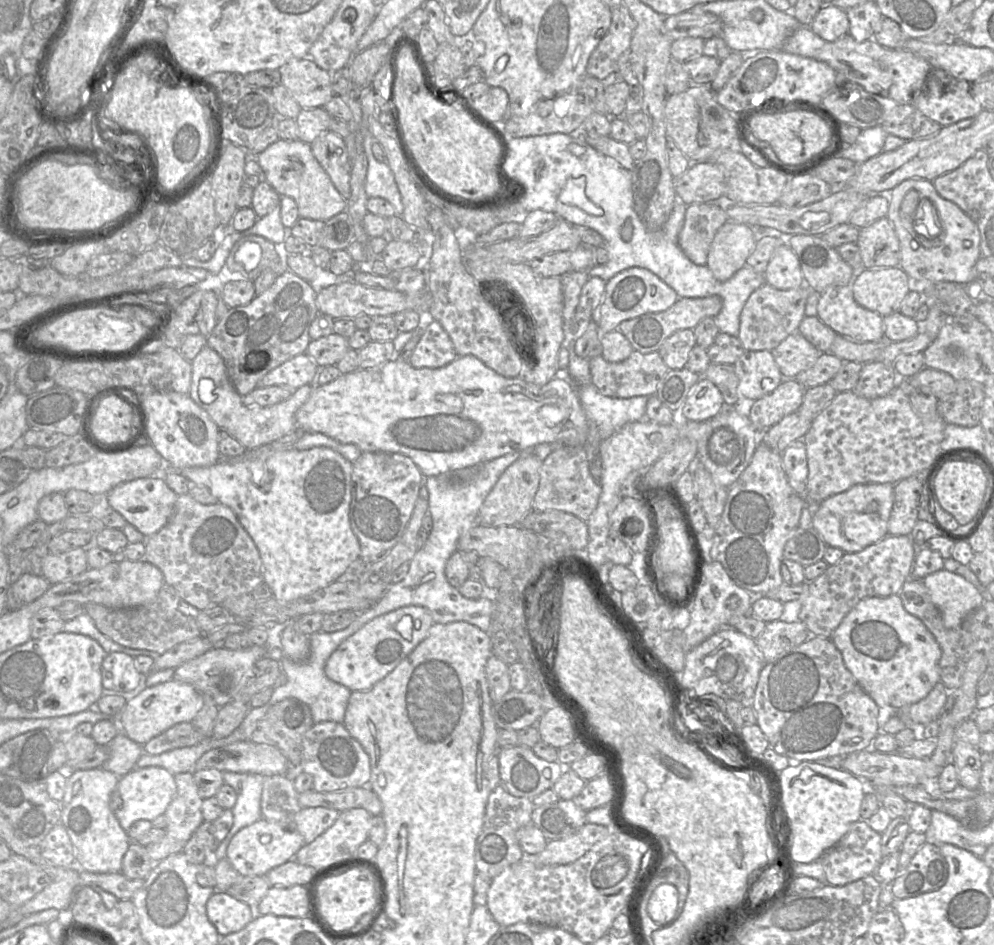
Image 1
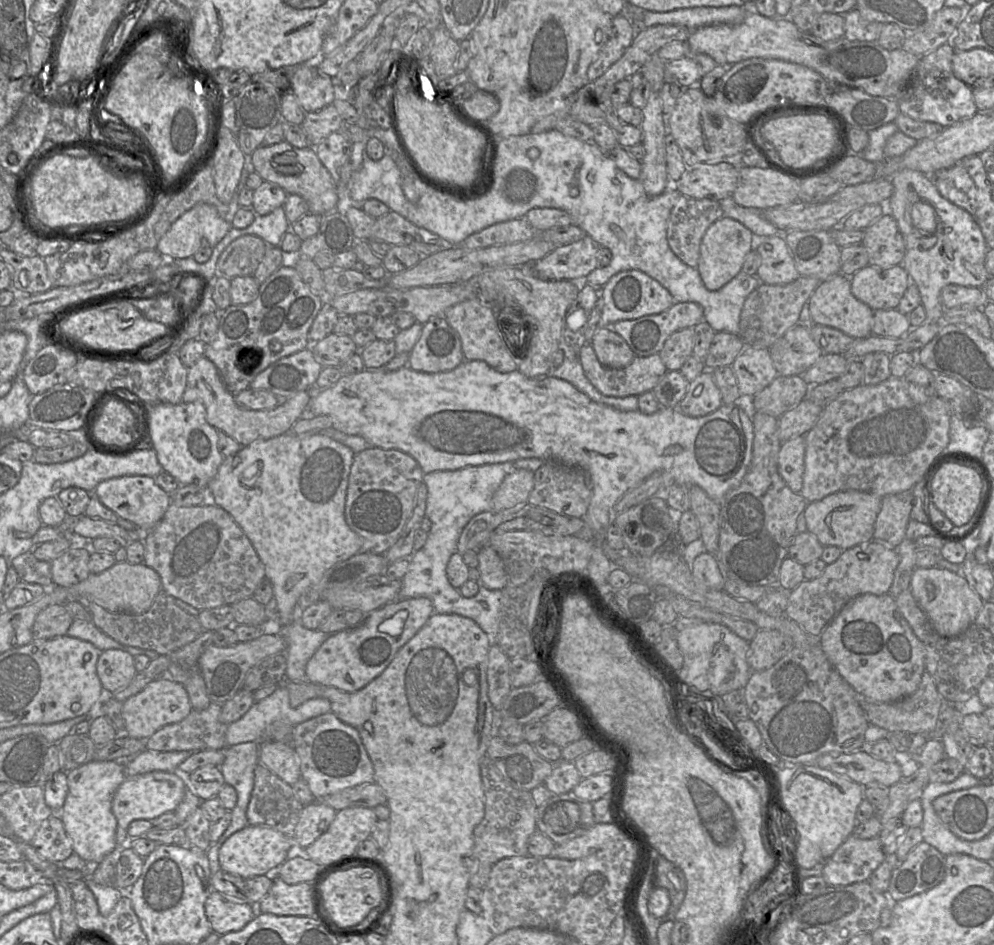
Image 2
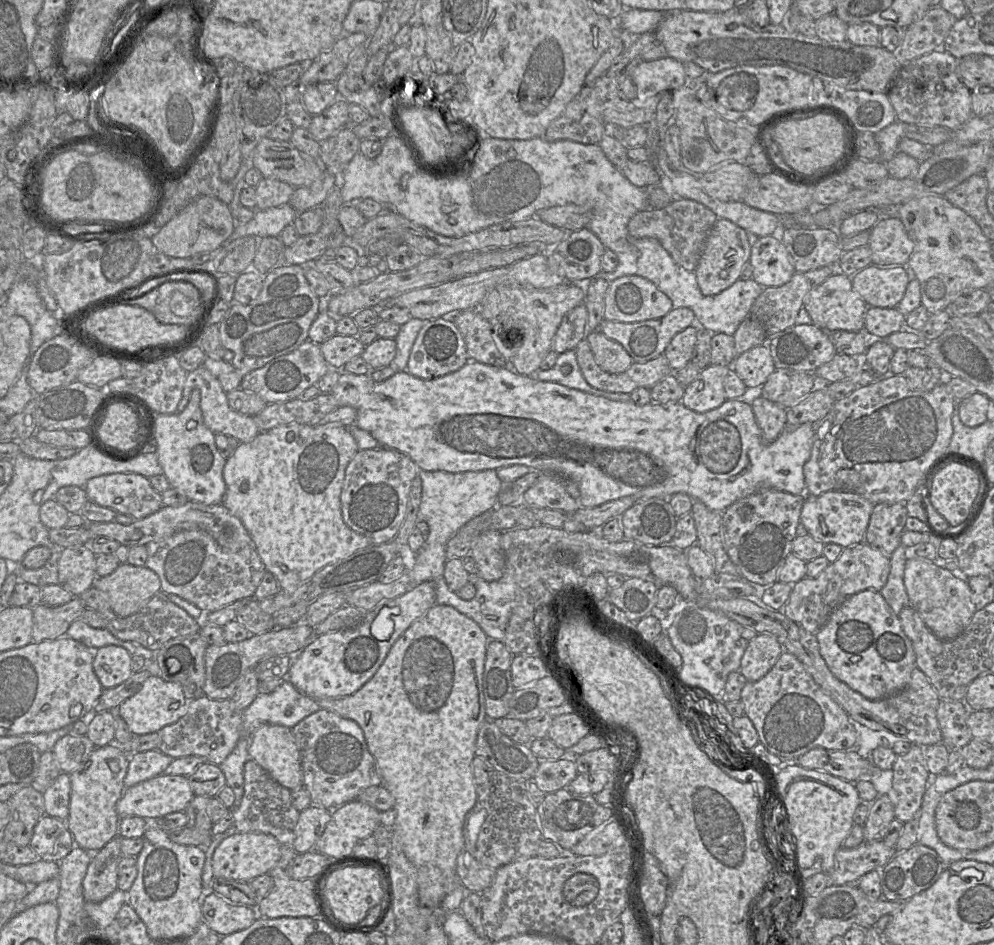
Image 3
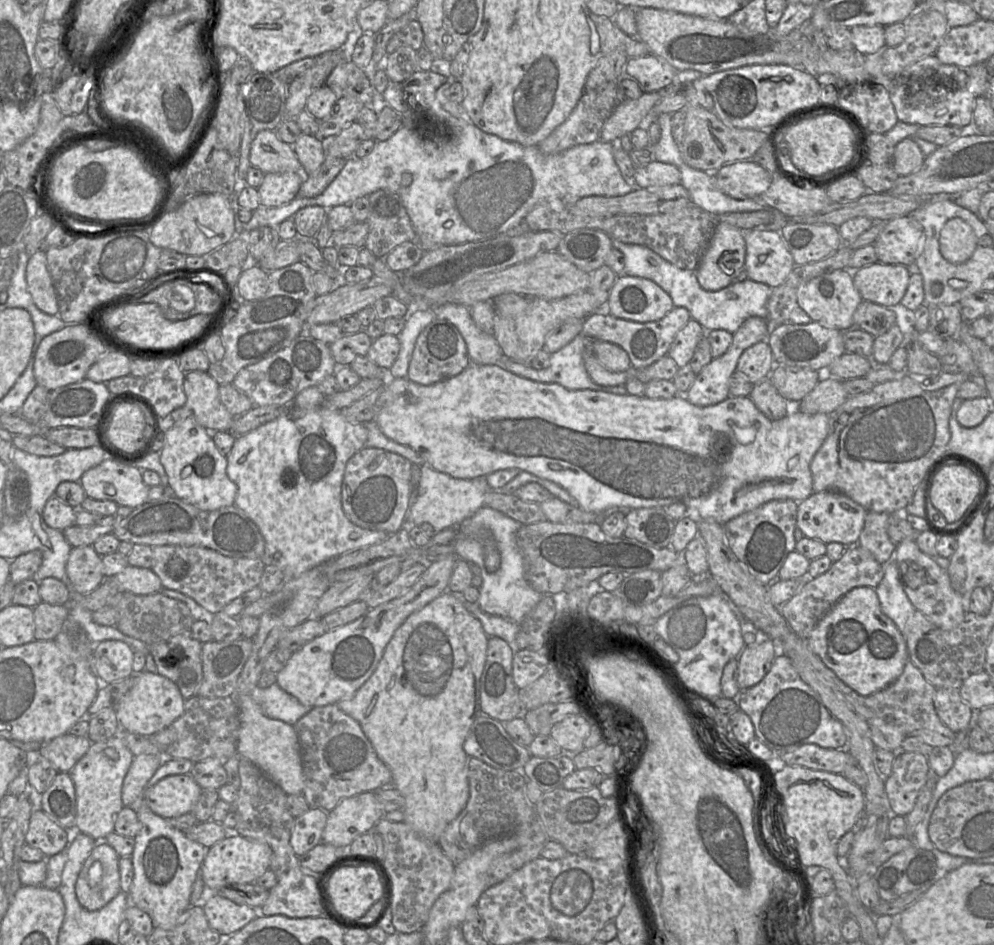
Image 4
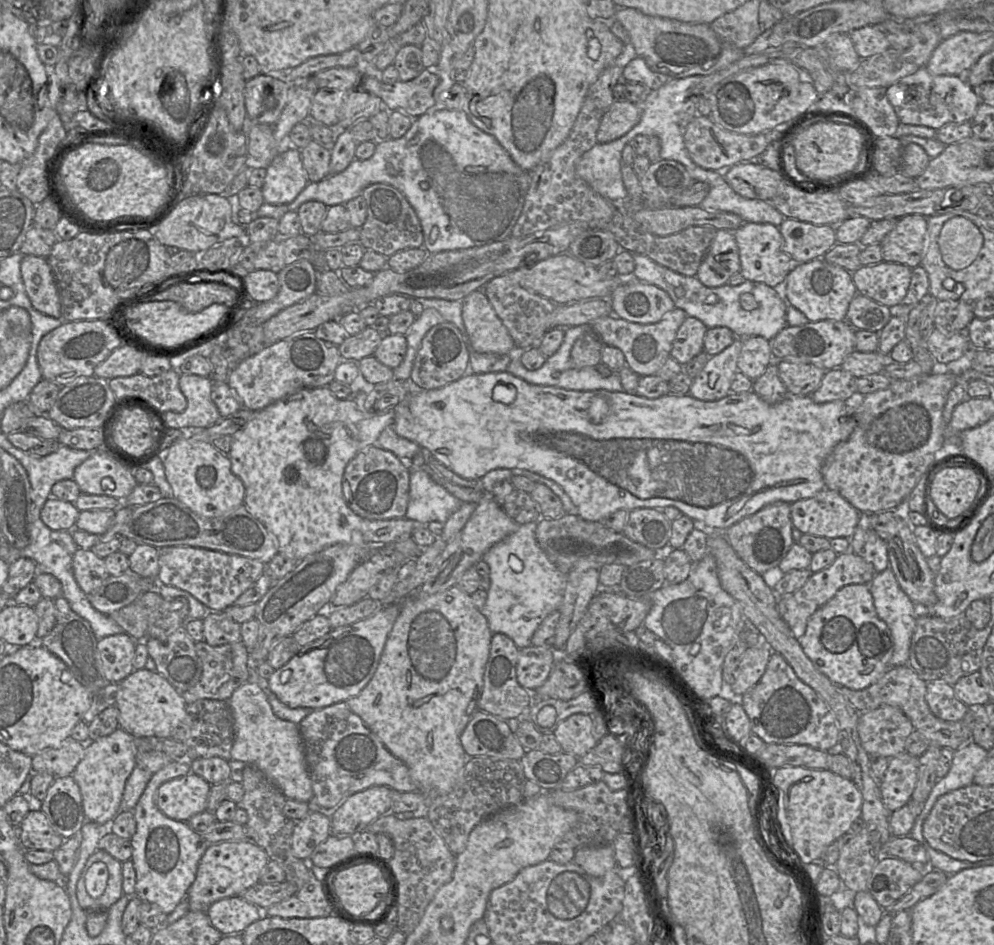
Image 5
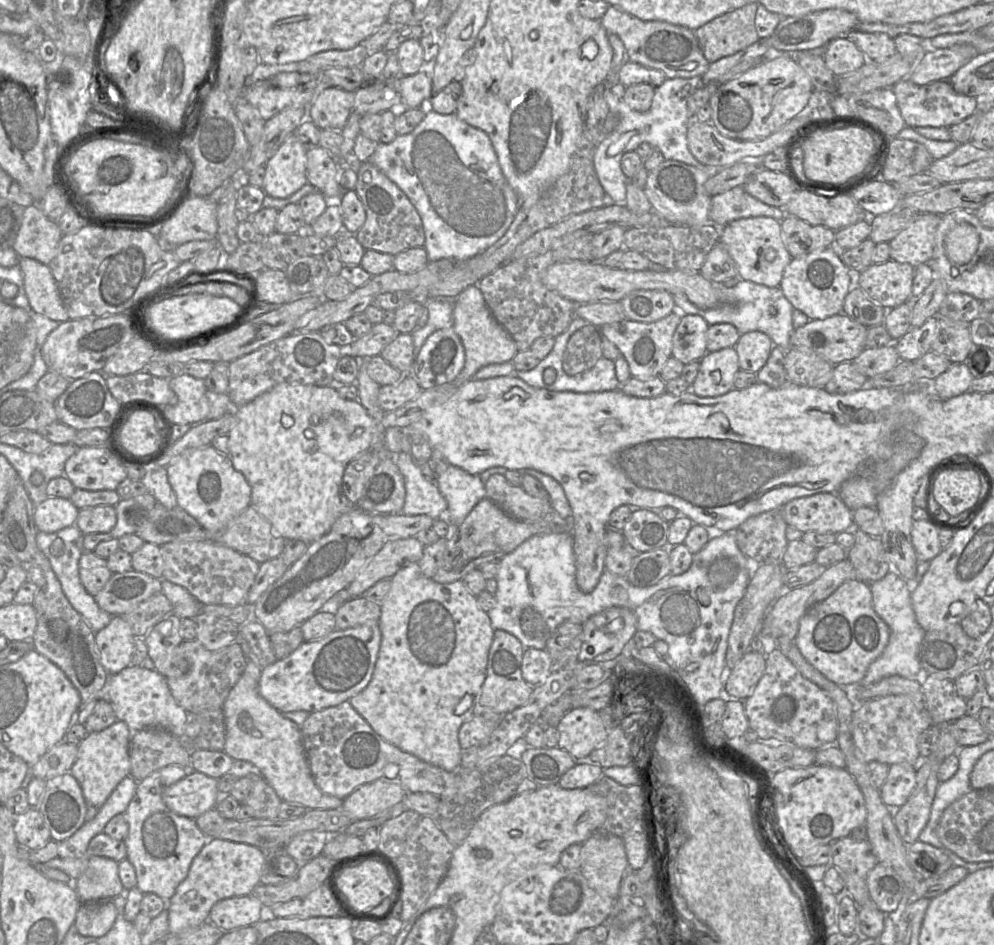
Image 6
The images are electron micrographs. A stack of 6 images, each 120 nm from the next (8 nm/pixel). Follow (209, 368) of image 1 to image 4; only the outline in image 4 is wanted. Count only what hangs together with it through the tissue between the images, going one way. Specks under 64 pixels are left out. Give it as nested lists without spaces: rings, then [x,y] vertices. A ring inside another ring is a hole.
[[[186,372],[183,383],[186,403],[171,412],[169,423],[194,417],[200,426],[210,432],[230,431],[234,416],[222,404],[219,387],[207,372]]]

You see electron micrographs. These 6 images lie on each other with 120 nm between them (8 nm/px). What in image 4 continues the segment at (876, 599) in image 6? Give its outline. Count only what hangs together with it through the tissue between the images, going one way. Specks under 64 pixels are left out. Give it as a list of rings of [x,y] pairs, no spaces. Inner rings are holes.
[[[895,560],[884,565],[884,575],[875,588],[883,613],[889,617],[904,635],[909,618],[917,611],[899,580],[899,572]]]

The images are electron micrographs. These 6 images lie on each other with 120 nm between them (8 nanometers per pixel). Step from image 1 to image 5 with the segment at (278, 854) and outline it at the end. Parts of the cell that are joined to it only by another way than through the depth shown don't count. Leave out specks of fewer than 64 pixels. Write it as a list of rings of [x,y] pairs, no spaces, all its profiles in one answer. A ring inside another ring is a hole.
[[[250,840],[209,845],[199,862],[195,881],[187,893],[190,911],[206,912],[213,903],[221,899],[240,896],[259,883],[268,862],[265,850]]]

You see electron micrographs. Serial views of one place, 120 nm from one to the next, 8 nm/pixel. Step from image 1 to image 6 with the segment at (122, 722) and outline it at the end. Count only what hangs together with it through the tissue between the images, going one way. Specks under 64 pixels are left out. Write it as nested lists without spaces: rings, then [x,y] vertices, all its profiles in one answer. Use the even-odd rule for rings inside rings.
[[[130,665],[110,675],[105,697],[113,705],[118,720],[124,721],[132,732],[144,728],[162,728],[183,738],[189,714],[180,707],[171,694],[167,679],[156,670]]]

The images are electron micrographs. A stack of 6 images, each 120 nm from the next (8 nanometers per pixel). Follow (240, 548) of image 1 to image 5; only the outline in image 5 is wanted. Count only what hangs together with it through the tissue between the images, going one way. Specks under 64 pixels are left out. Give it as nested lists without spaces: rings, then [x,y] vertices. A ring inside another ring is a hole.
[[[200,547],[159,548],[158,560],[158,584],[189,592],[210,611],[223,611],[234,605],[237,598],[249,589],[266,569],[266,564],[259,560]]]

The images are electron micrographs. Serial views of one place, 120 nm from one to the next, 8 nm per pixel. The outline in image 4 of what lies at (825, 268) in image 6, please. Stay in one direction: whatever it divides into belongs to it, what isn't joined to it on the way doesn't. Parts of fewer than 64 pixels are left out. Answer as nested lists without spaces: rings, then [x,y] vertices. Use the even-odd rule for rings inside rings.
[[[848,269],[835,270],[815,277],[802,284],[797,290],[797,305],[810,317],[811,322],[841,332],[854,327],[853,315],[862,301],[854,286],[852,271]]]

